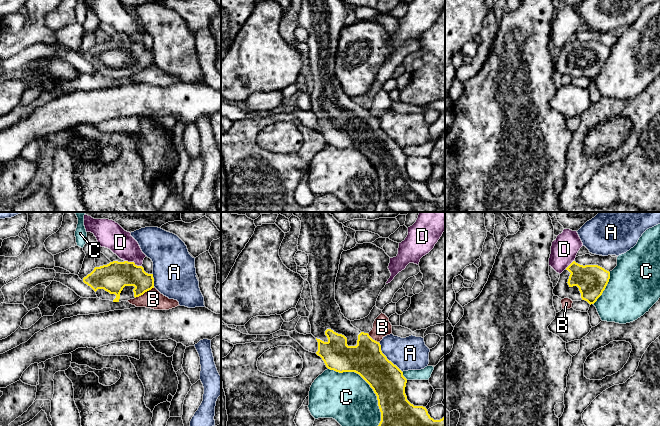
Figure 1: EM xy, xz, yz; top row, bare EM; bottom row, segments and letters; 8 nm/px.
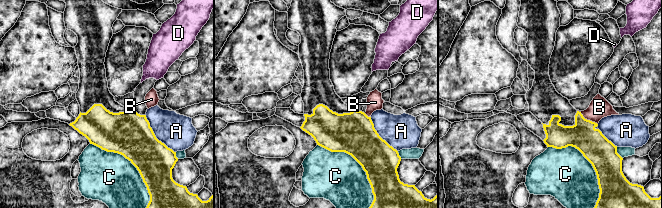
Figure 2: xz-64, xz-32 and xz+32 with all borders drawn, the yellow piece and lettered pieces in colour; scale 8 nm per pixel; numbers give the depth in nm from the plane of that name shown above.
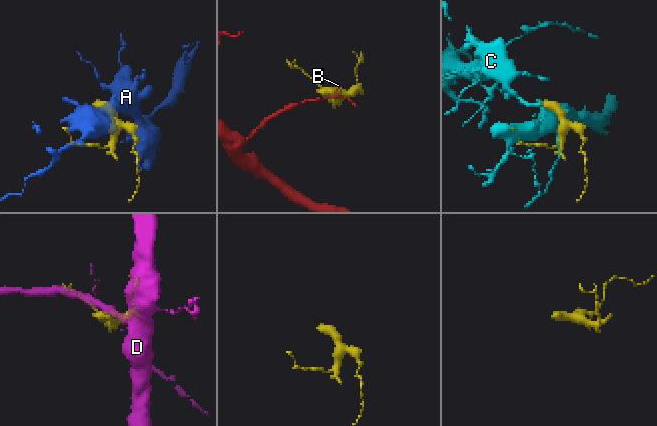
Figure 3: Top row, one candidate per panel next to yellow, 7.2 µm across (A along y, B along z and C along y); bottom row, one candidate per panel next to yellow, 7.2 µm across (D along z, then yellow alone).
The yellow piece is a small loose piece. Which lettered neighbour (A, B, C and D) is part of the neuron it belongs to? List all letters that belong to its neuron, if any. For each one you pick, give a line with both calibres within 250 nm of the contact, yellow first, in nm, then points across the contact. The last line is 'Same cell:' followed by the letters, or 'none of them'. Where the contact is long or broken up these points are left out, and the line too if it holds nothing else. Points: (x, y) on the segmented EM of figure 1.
Same cell: none of them

